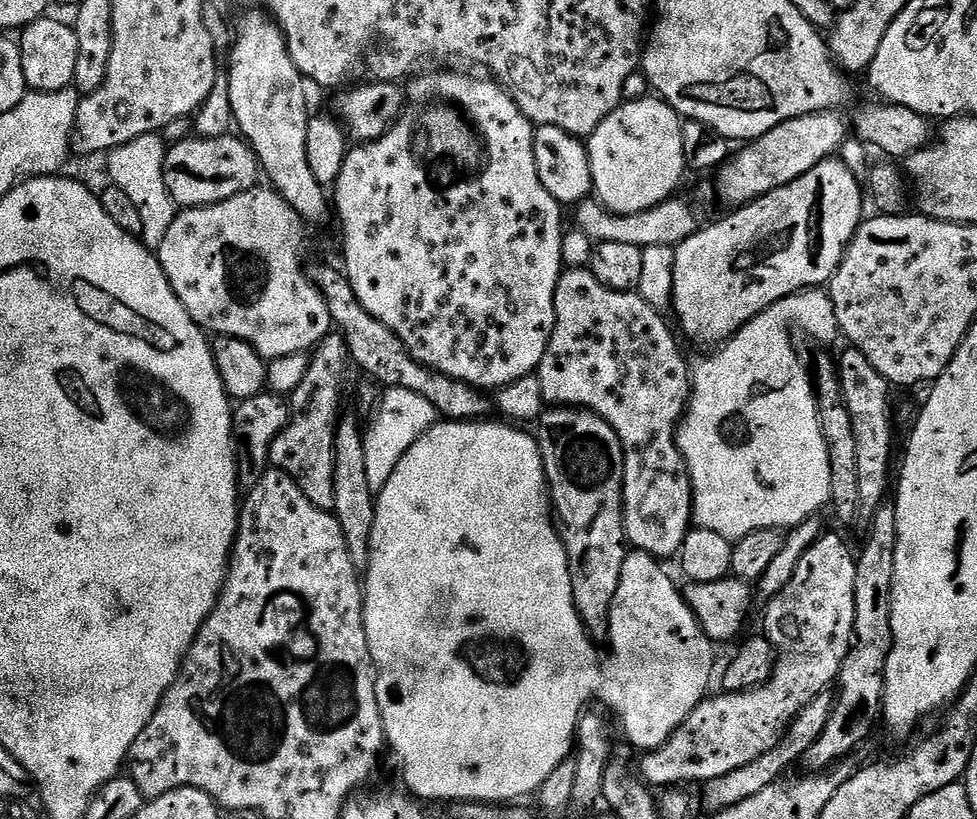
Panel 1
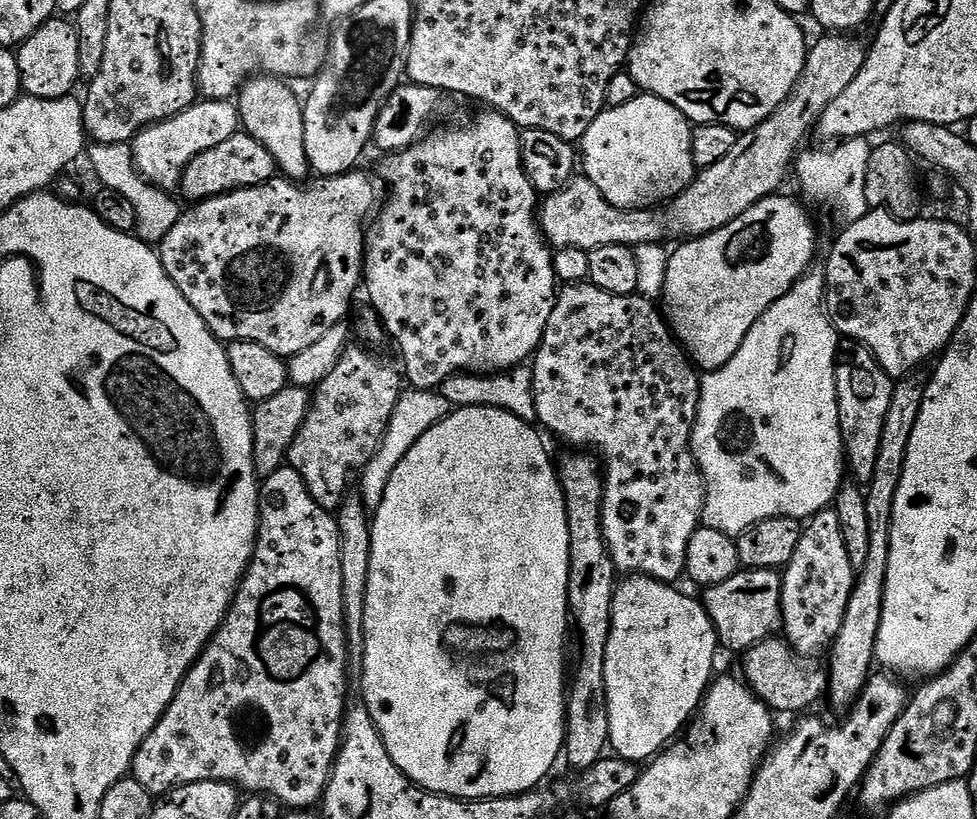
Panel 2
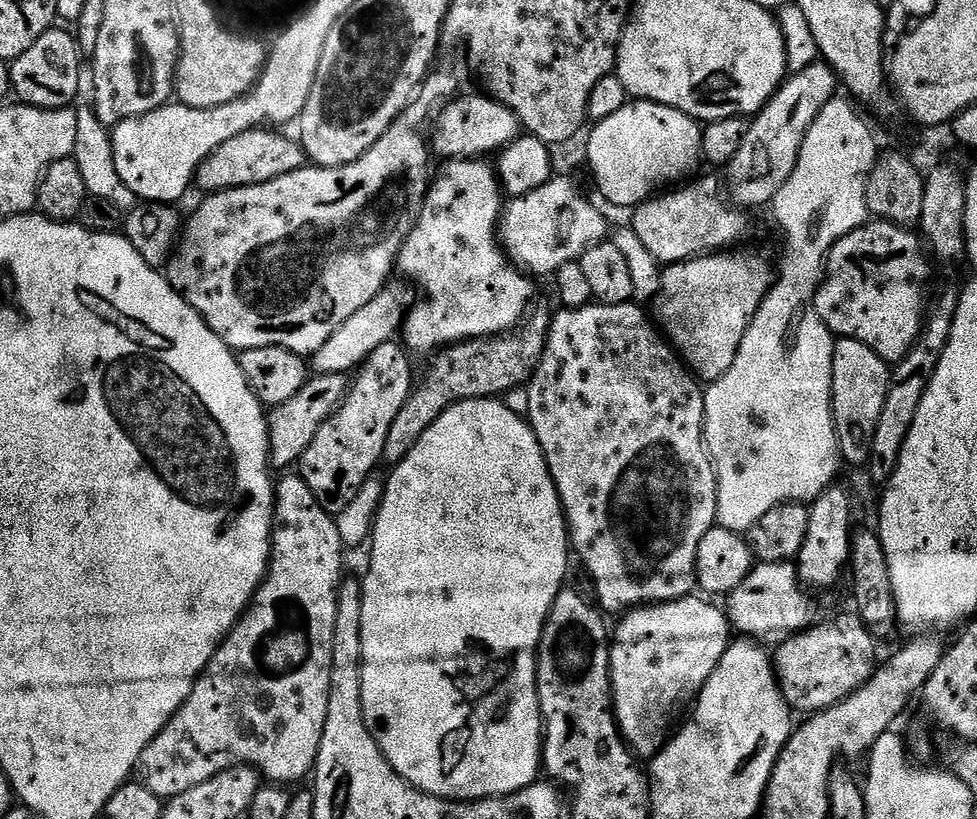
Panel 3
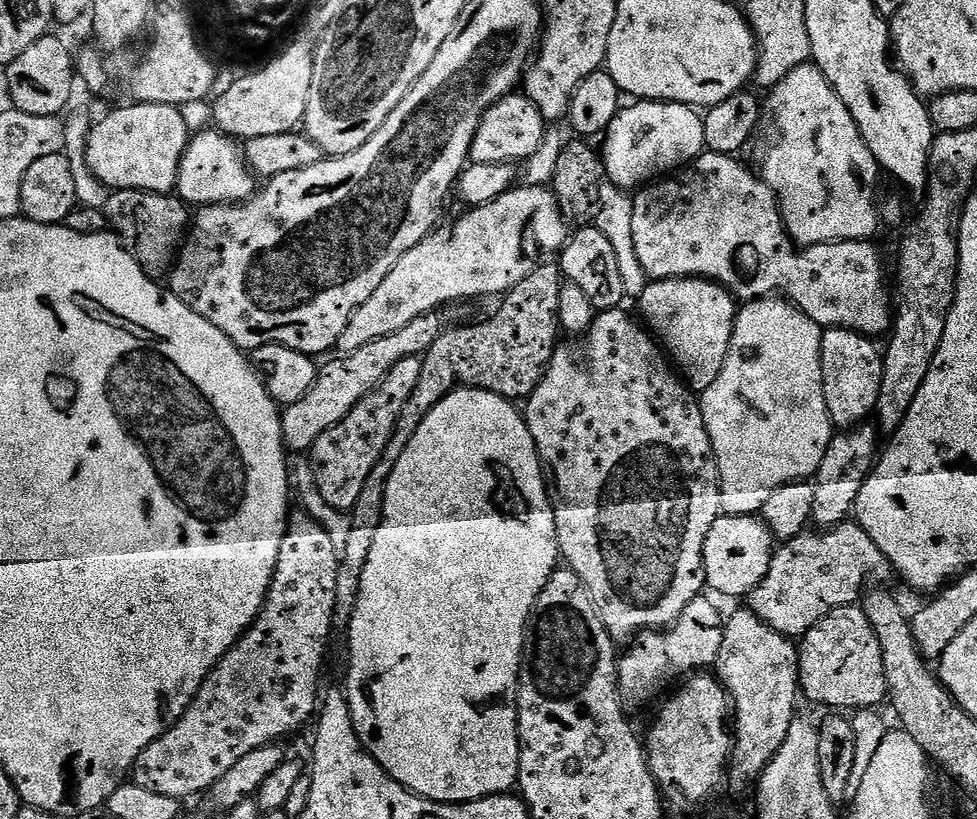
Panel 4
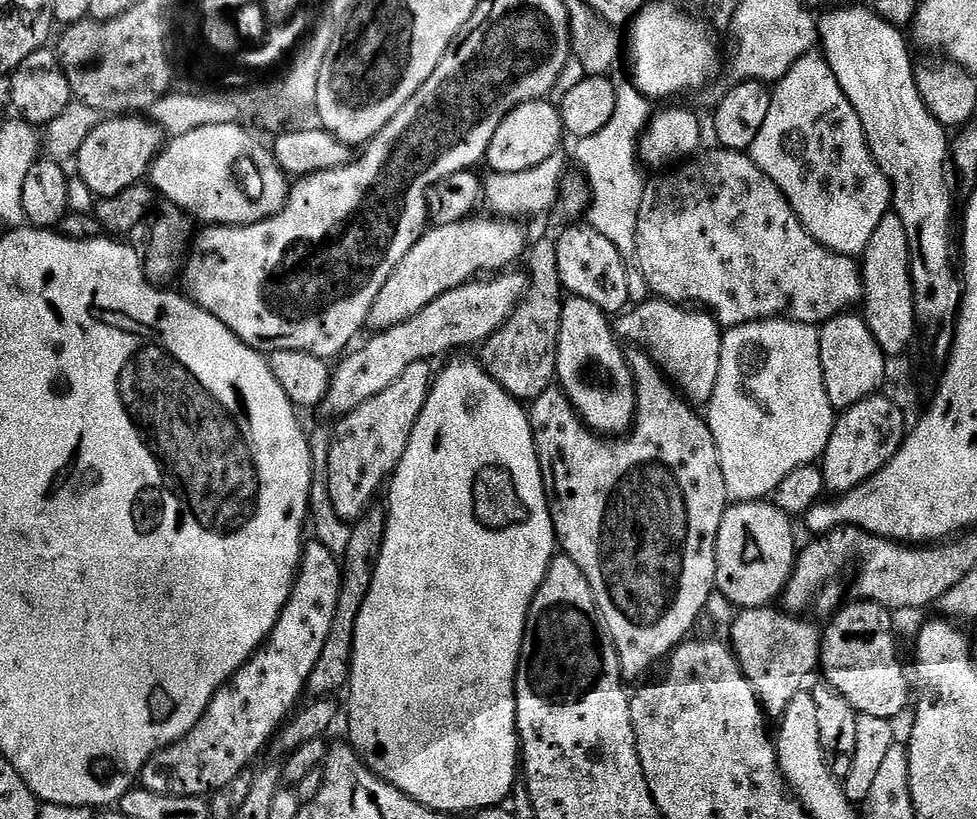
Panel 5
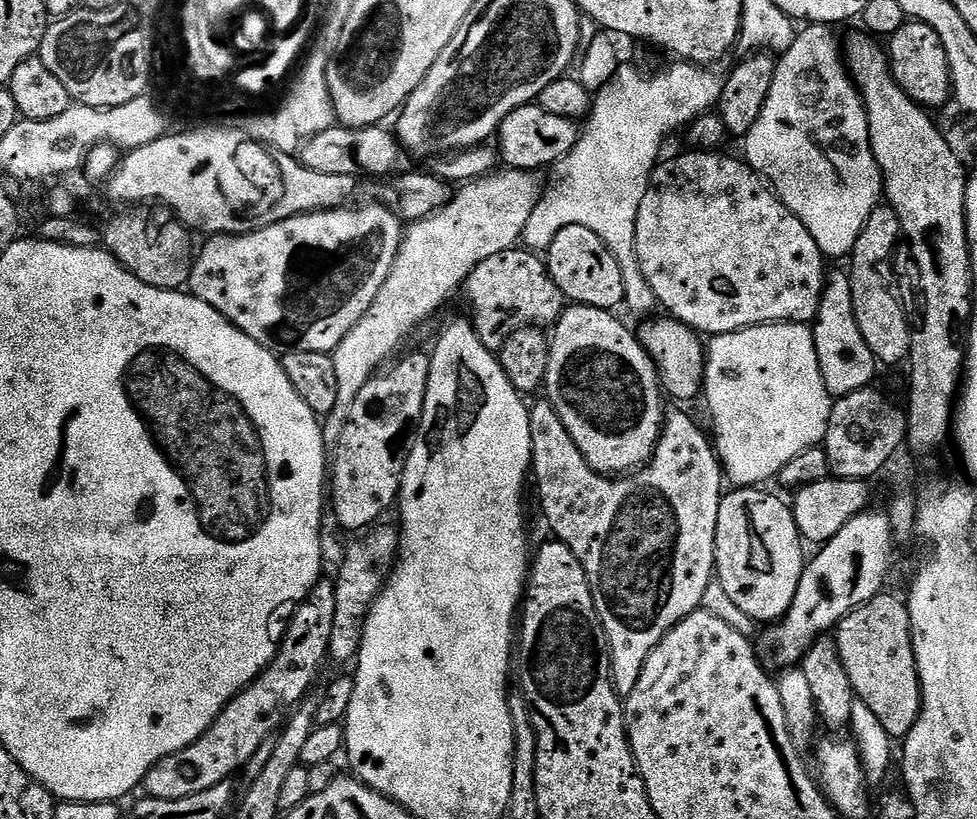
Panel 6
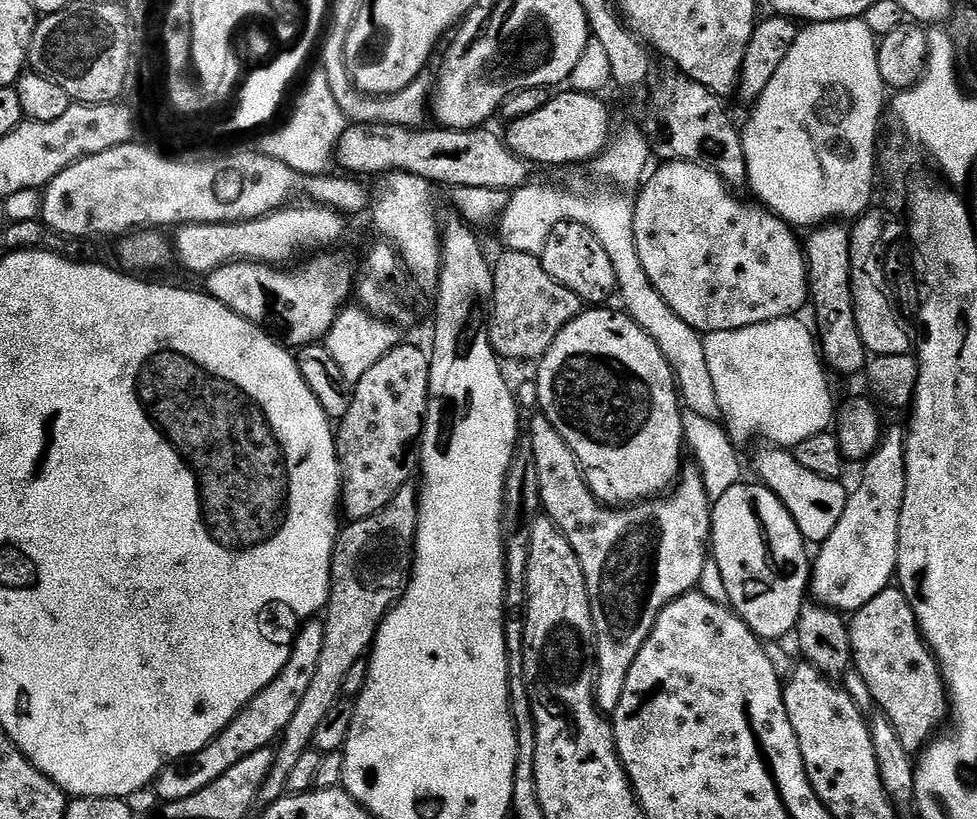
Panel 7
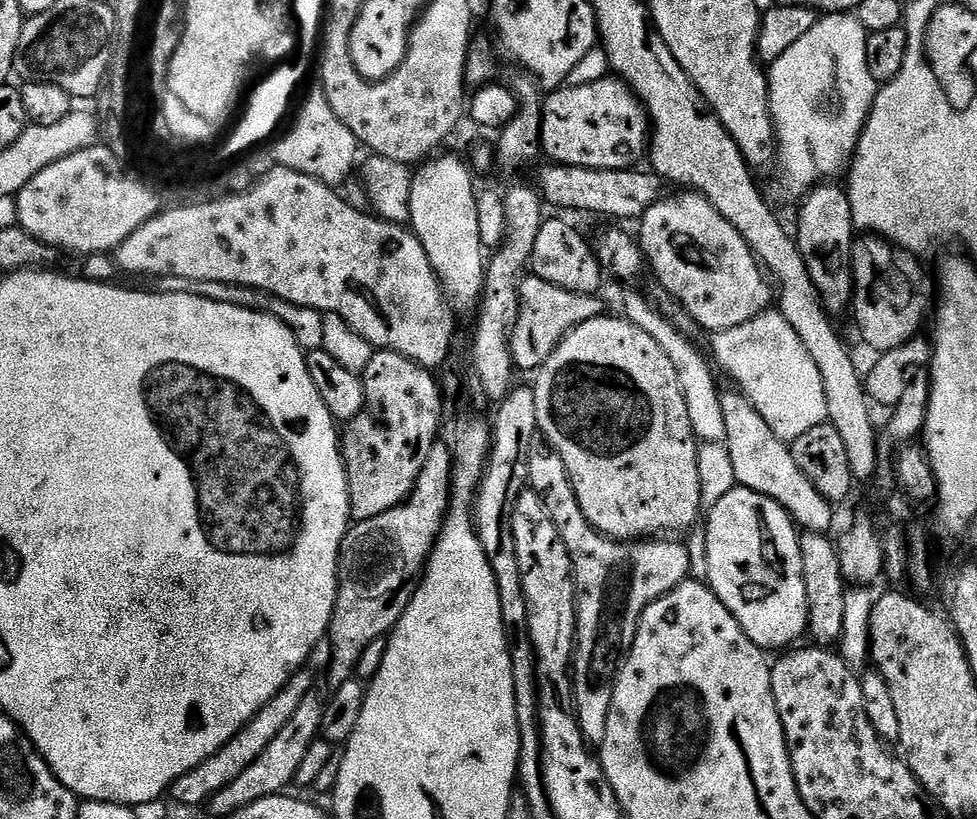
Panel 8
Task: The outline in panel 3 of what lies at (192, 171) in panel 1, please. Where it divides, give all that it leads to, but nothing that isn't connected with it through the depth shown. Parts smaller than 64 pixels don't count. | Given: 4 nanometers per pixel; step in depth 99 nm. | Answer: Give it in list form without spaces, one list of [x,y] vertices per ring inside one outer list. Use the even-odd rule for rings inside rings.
[[[267,127],[252,128],[222,143],[199,164],[194,179],[195,187],[200,187],[204,194],[224,192],[228,188],[270,182],[282,174],[290,174],[305,167],[304,147],[293,137],[291,140],[280,132],[283,131],[269,130]]]

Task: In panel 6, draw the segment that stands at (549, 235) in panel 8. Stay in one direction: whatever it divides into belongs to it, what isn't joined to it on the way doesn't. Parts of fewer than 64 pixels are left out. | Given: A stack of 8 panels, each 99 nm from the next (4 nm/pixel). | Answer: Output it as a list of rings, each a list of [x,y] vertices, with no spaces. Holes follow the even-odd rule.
[[[586,226],[557,228],[546,249],[546,263],[550,278],[554,278],[558,290],[562,290],[565,301],[609,310],[616,310],[624,304],[622,266],[618,266],[618,258],[610,254],[606,242],[602,242],[594,230]]]

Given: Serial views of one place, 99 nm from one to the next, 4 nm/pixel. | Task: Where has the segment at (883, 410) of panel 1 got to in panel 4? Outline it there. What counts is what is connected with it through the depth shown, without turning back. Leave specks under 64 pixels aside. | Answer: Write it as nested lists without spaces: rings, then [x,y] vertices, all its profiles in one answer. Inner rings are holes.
[[[830,328],[822,338],[822,382],[826,394],[826,410],[833,425],[840,430],[861,427],[876,411],[878,394],[882,390],[884,357],[876,349],[875,339],[849,328]]]

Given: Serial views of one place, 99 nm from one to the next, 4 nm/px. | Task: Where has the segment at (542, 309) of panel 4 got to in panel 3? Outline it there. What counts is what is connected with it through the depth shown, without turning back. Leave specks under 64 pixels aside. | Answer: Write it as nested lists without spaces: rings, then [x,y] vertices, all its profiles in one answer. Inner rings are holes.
[[[535,309],[529,316],[516,326],[511,332],[498,336],[484,337],[482,339],[464,340],[462,343],[452,344],[443,348],[431,357],[431,364],[422,380],[417,383],[408,400],[398,412],[397,418],[390,426],[390,432],[386,438],[383,463],[389,467],[400,464],[402,458],[413,449],[418,438],[441,416],[449,405],[459,403],[462,400],[491,399],[504,396],[507,392],[523,387],[536,371],[540,364],[541,355],[545,350],[545,342],[548,340],[549,326],[551,324],[551,311]]]

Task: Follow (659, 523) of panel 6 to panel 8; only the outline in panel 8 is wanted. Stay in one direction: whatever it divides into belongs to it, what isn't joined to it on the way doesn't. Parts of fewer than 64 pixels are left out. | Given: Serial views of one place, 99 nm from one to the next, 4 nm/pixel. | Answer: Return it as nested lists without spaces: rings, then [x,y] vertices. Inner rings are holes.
[[[539,434],[530,438],[526,466],[531,491],[540,495],[570,554],[572,579],[576,582],[576,647],[570,665],[574,715],[585,741],[598,742],[606,734],[612,684],[622,657],[634,642],[640,615],[648,604],[684,583],[688,575],[687,550],[672,538],[613,540],[602,535],[582,514],[562,458]]]

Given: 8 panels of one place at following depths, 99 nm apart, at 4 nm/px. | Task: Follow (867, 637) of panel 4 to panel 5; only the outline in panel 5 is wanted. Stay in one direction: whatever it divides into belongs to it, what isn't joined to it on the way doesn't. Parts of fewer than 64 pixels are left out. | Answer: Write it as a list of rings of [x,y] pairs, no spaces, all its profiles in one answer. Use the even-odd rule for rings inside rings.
[[[857,599],[856,604],[848,604],[822,632],[820,641],[819,671],[824,671],[823,683],[830,685],[861,716],[873,716],[895,721],[896,715],[908,704],[908,676],[900,661],[900,648],[896,645],[896,632],[892,629],[893,613],[881,604],[871,604],[869,600]]]

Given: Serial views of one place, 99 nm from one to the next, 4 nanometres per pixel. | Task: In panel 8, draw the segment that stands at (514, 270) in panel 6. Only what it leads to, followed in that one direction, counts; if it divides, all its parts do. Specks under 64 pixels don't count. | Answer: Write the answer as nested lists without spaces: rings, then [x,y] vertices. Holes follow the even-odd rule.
[[[525,275],[520,282],[520,309],[516,325],[508,337],[513,365],[529,374],[539,370],[575,328],[602,315],[605,308],[600,299],[599,295],[574,294],[537,276]]]

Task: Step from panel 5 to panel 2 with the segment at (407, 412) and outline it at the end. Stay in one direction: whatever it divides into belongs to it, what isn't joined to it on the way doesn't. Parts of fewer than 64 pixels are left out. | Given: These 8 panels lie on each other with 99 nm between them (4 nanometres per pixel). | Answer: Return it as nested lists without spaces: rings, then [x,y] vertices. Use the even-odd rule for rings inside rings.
[[[364,346],[345,348],[334,370],[330,370],[311,393],[308,413],[288,451],[287,467],[298,470],[314,502],[331,513],[335,513],[349,495],[348,483],[351,480],[353,483],[357,473],[376,453],[386,427],[386,406],[400,400],[401,369],[375,360],[368,352],[371,351]]]

